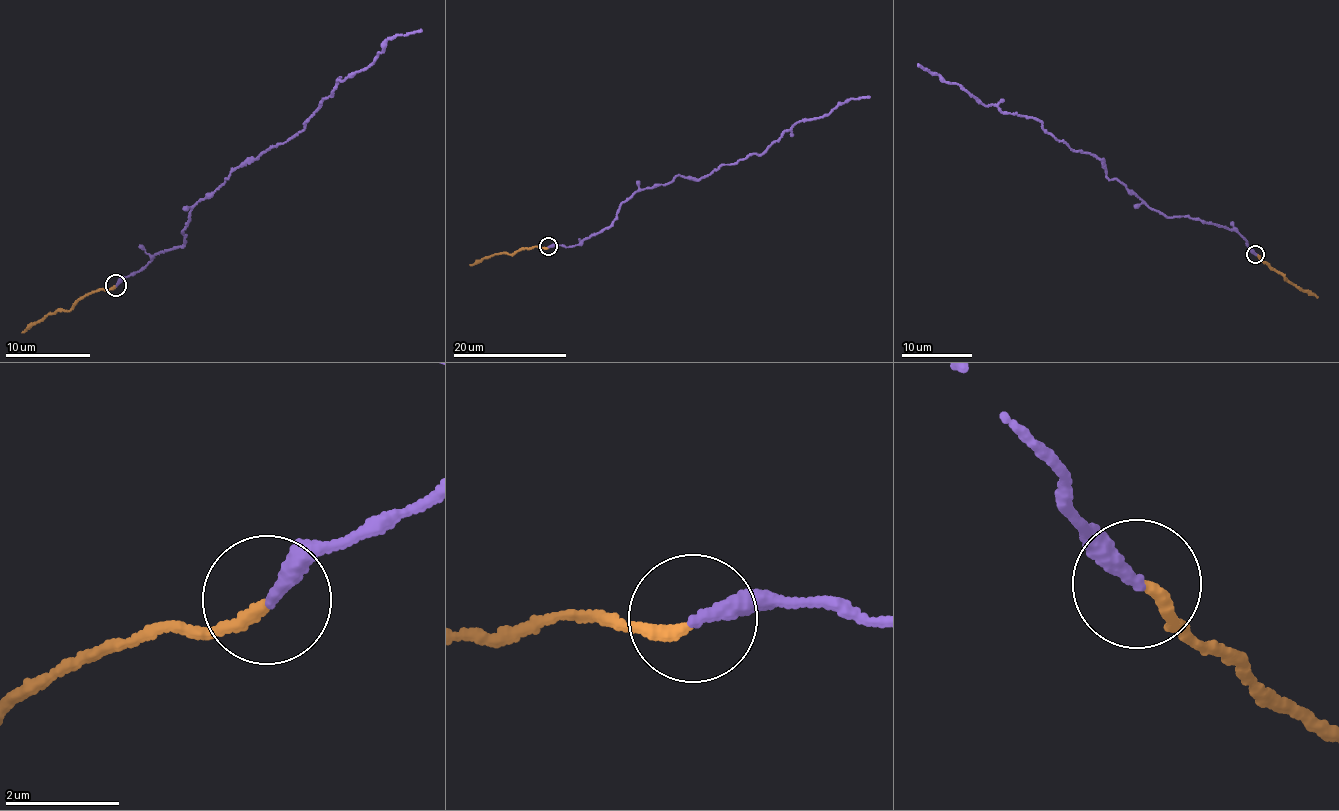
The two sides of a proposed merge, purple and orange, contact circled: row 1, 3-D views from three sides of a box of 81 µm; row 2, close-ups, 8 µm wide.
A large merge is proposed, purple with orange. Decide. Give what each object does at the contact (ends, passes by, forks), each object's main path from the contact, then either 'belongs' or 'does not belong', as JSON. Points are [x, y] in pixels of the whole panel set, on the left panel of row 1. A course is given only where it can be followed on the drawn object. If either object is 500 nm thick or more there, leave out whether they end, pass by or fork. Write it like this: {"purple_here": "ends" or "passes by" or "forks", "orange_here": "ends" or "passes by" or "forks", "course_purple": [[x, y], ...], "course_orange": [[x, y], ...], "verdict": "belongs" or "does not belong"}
{"purple_here": "ends", "orange_here": "ends", "course_purple": [[116, 286], [181, 247], [194, 206], [295, 137], [386, 39], [420, 29]], "course_orange": [[116, 286], [85, 293], [69, 311], [48, 312], [38, 322], [28, 324], [23, 333]], "verdict": "does not belong"}

